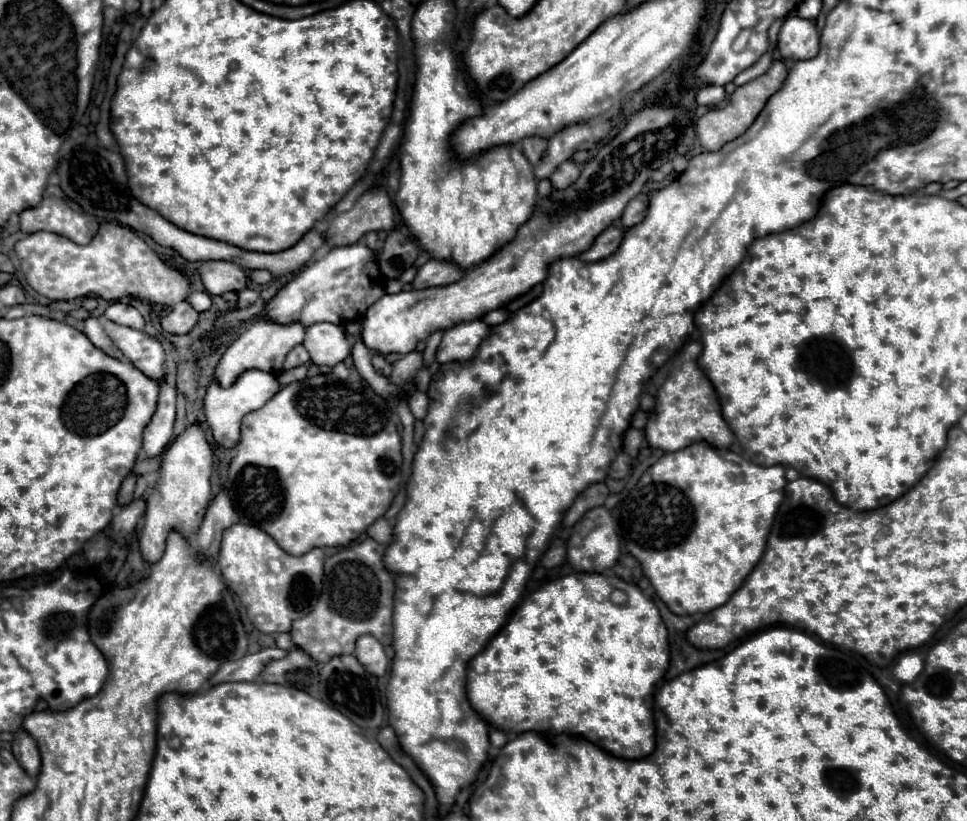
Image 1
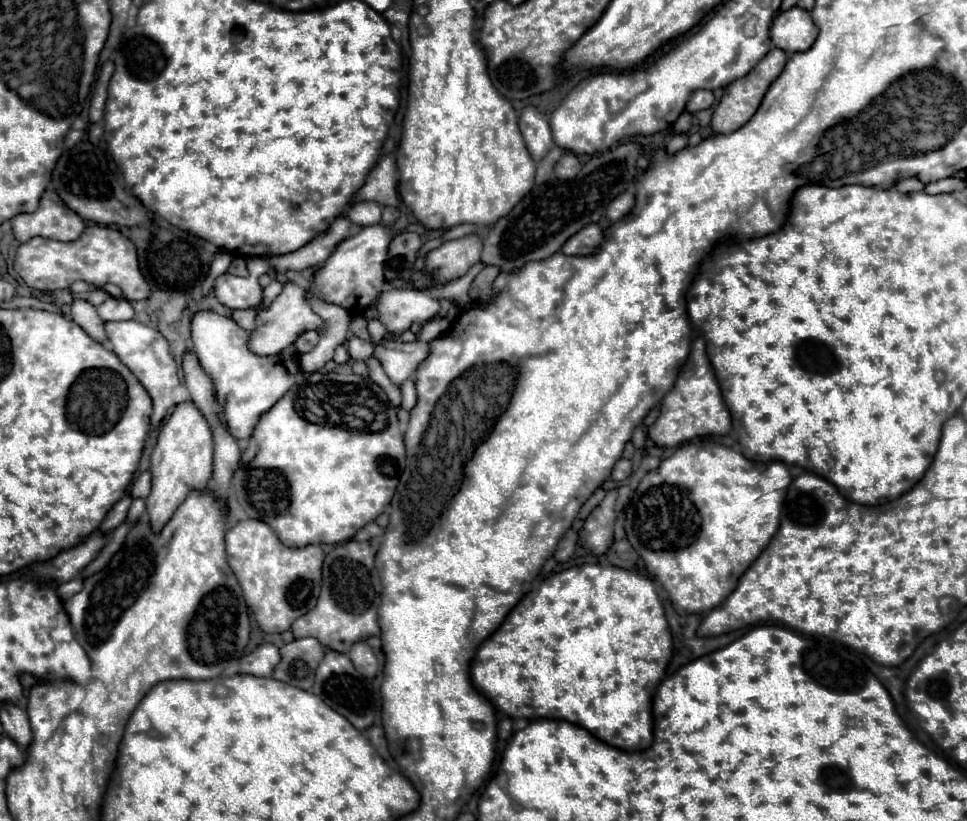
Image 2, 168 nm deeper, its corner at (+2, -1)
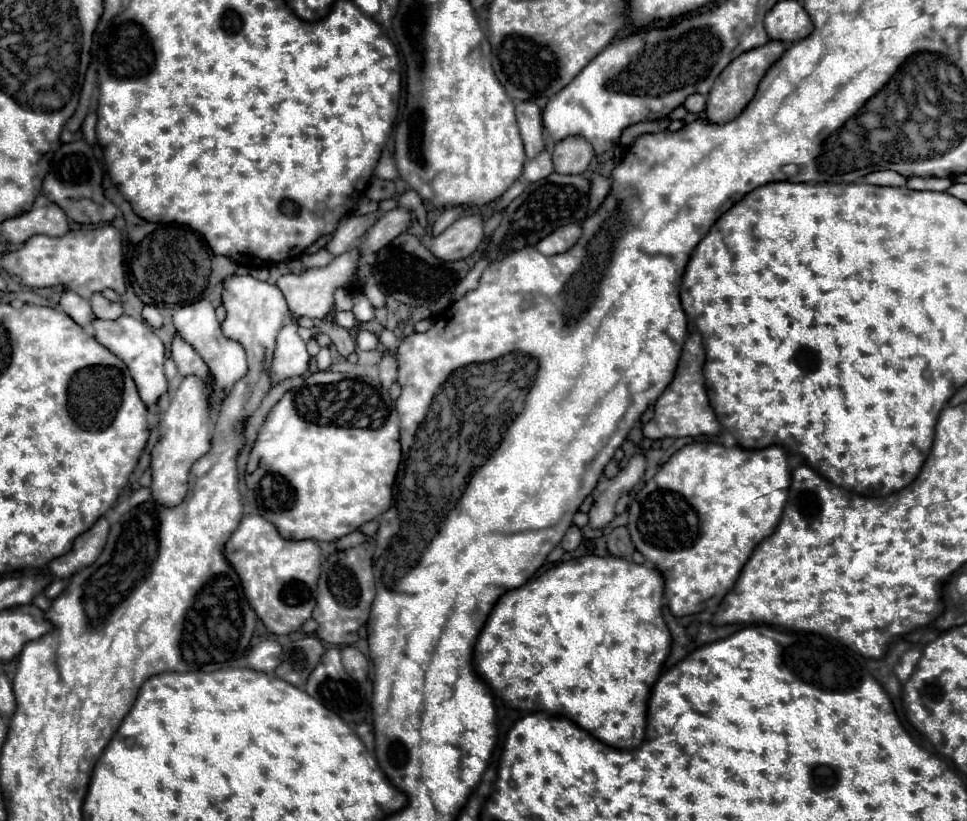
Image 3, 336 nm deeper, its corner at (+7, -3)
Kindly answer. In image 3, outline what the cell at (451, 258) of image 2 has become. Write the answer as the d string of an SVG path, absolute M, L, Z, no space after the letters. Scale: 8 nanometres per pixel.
M467 214L455 220L447 230L435 236L429 244L429 250L443 260L461 260L471 256L485 238L483 216Z

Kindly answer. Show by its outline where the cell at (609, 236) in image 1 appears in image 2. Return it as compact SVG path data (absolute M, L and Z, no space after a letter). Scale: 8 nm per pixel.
M588 224L588 228L582 228L568 244L564 244L562 252L568 256L590 256L598 250L598 246L604 240L604 230L598 224Z

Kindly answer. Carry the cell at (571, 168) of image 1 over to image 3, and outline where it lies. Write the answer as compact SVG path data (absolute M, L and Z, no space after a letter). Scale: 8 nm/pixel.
M567 136L555 144L553 164L557 174L583 174L595 156L593 146L581 136Z

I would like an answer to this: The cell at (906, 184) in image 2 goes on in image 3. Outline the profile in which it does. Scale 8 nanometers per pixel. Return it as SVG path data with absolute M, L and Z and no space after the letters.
M891 170L871 172L863 178L863 182L873 184L873 186L905 186L905 178L897 172L891 172Z

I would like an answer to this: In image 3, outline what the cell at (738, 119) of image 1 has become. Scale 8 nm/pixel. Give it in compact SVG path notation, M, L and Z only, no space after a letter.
M769 40L767 44L755 48L755 50L749 50L749 52L743 52L739 58L735 58L727 70L723 70L723 74L719 74L719 78L715 80L709 96L707 96L707 120L709 122L715 122L715 124L723 124L723 122L729 122L731 118L739 116L743 112L743 108L747 106L747 102L753 98L755 90L757 90L757 84L759 80L763 78L763 74L767 72L767 68L785 52L785 42L779 42L779 40Z

